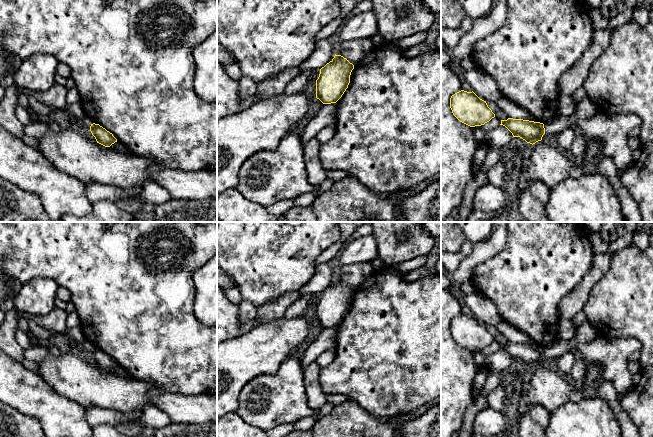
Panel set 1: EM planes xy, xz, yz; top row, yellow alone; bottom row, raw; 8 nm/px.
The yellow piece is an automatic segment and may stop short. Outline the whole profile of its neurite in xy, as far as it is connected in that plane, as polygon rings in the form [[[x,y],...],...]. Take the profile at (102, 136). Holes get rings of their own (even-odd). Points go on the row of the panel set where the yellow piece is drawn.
[[[91,124],[90,131],[92,135],[95,137],[97,143],[105,147],[110,147],[112,144],[117,142],[117,139],[113,136],[113,134],[107,131],[99,124]]]

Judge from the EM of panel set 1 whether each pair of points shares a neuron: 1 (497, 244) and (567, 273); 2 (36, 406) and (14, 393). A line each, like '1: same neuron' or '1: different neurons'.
1: different neurons
2: same neuron

